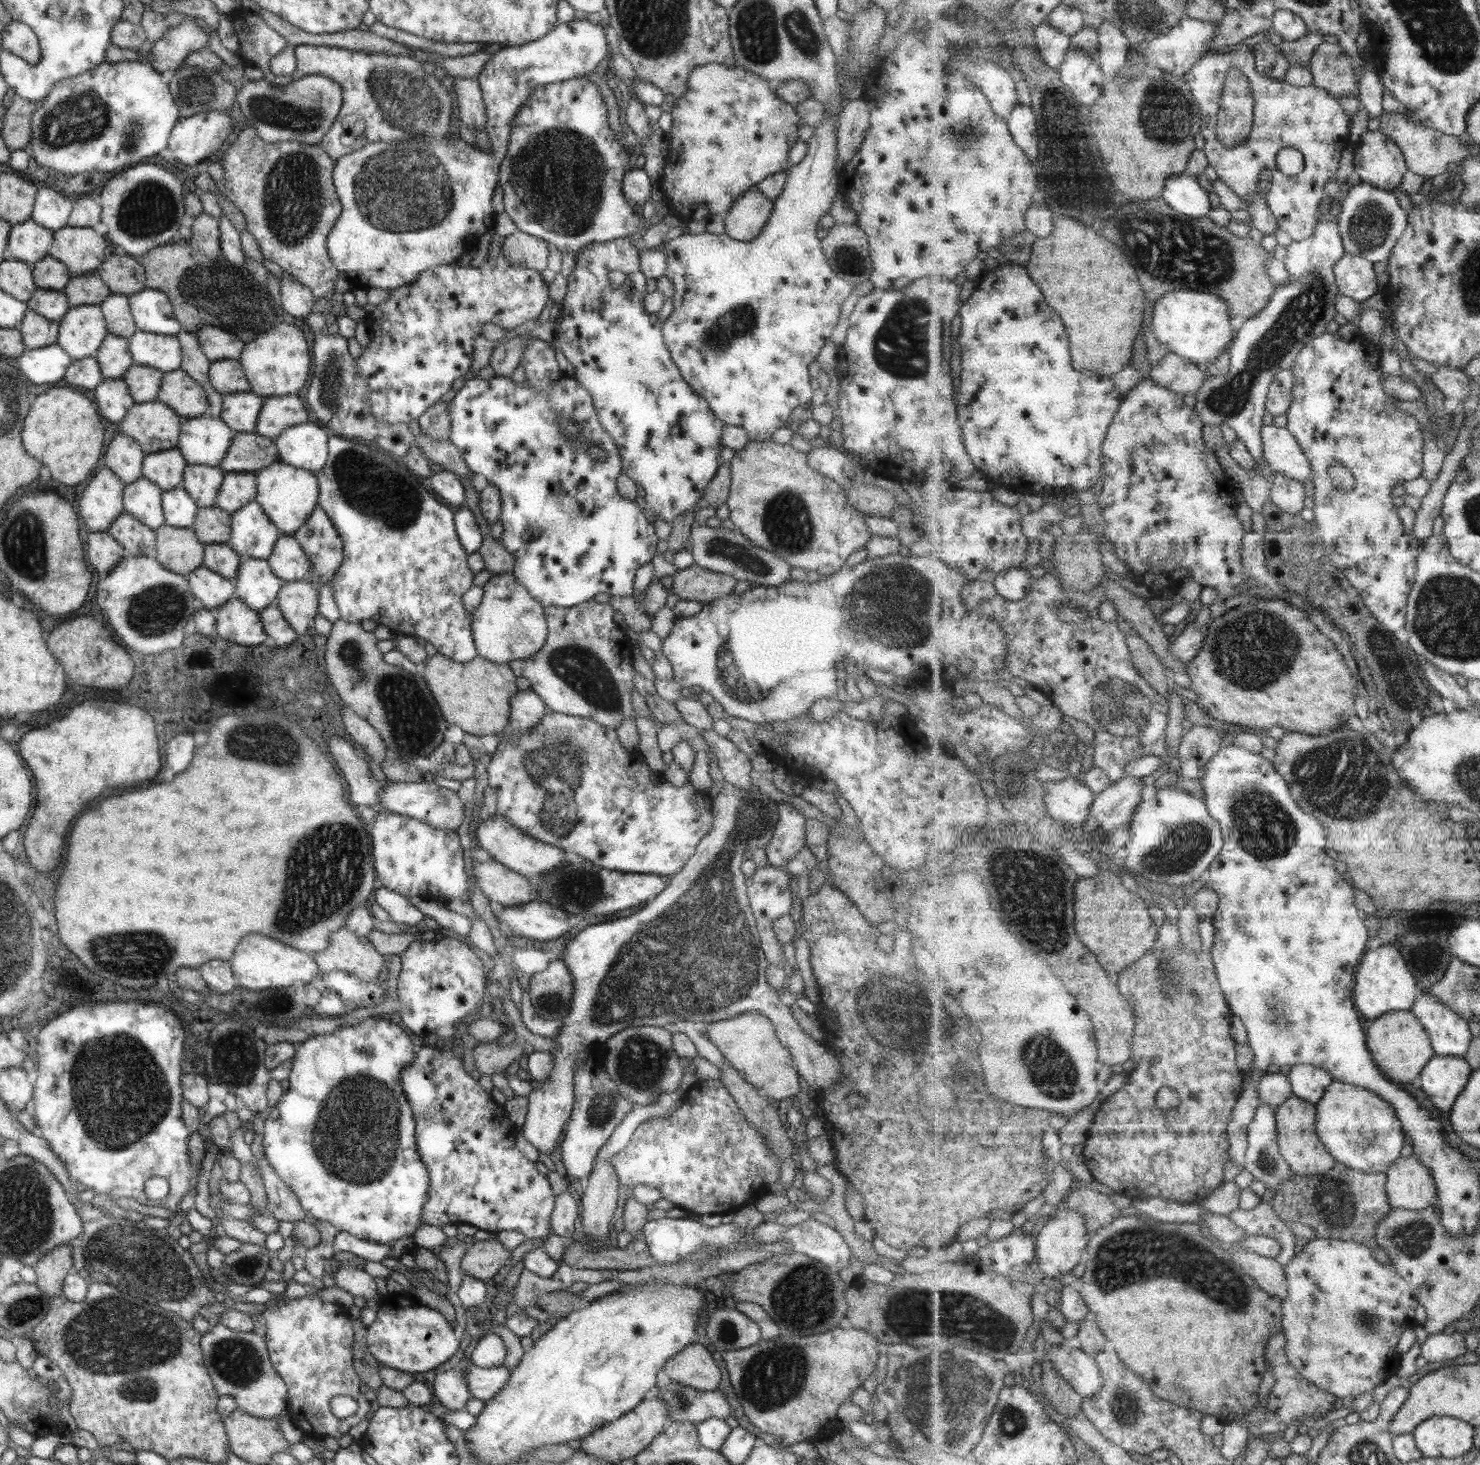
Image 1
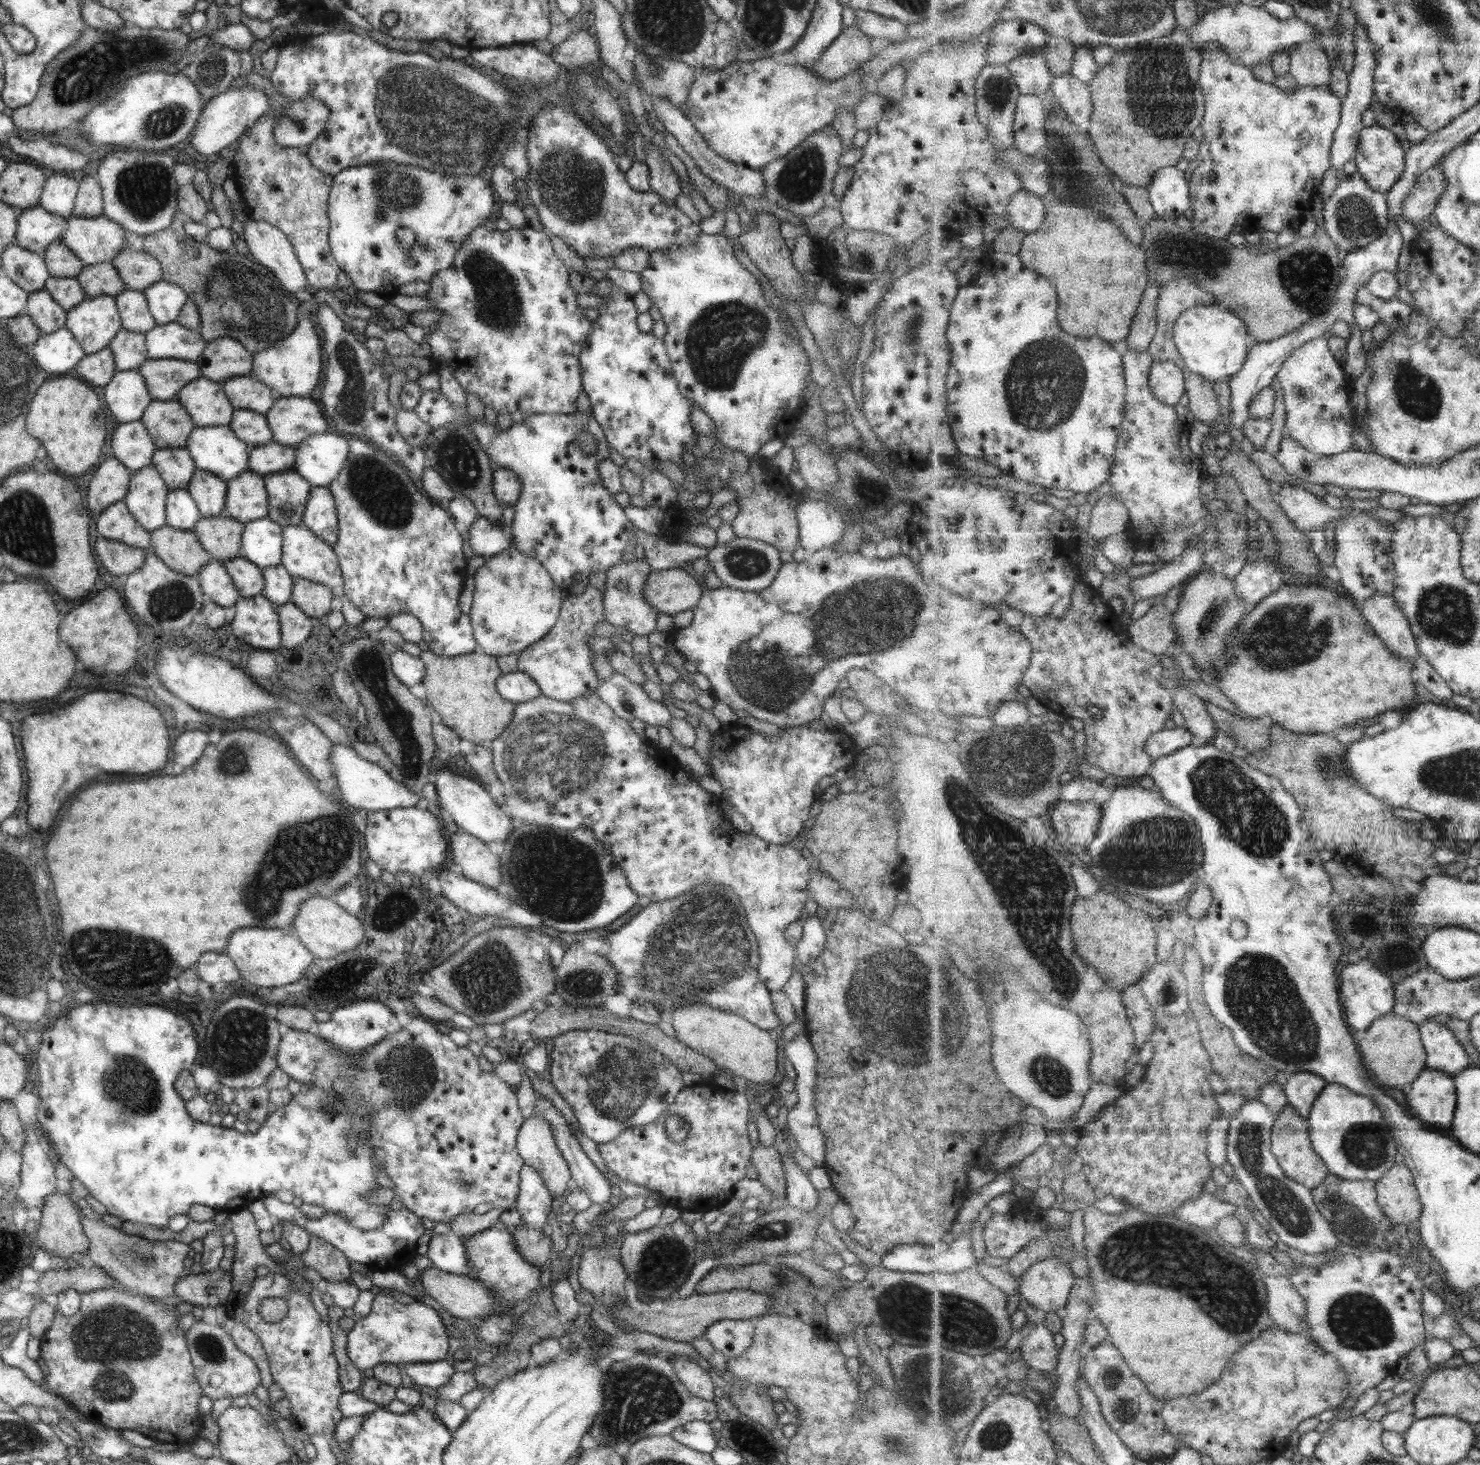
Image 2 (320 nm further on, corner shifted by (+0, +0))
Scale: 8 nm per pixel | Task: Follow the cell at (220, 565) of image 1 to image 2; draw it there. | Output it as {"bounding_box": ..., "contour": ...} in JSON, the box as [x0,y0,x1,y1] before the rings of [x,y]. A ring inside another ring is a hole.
{"bounding_box":[221,557,264,599],"contour":[[[240,557],[225,561],[221,566],[225,568],[226,574],[229,574],[237,589],[238,597],[249,599],[262,594],[264,582],[257,566]]]}

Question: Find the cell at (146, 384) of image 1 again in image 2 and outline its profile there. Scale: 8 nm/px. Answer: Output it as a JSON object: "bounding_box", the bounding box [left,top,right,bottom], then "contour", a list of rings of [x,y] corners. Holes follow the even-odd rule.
{"bounding_box":[137,359,200,401],"contour":[[[147,359],[137,369],[146,382],[149,396],[158,401],[175,400],[182,386],[200,377],[196,361]]]}

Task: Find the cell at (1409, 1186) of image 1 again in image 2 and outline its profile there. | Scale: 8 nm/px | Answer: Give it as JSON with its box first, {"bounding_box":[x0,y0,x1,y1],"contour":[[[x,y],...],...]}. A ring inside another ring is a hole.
{"bounding_box":[1377,1164,1424,1226],"contour":[[[1396,1164],[1377,1181],[1378,1203],[1390,1219],[1401,1225],[1416,1226],[1424,1209],[1413,1171]]]}

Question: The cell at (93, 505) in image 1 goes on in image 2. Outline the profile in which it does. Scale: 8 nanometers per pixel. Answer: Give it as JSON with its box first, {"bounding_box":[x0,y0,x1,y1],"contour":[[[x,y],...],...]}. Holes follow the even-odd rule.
{"bounding_box":[85,457,131,516],"contour":[[[107,457],[95,470],[93,478],[87,486],[89,492],[85,495],[85,503],[89,514],[97,516],[106,506],[123,501],[131,473],[115,457]]]}

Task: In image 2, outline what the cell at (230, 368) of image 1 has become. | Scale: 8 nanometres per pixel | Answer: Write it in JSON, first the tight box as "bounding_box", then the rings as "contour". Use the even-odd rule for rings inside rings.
{"bounding_box":[221,375,277,415],"contour":[[[252,375],[227,378],[221,384],[234,409],[252,410],[264,415],[277,399],[268,386]]]}

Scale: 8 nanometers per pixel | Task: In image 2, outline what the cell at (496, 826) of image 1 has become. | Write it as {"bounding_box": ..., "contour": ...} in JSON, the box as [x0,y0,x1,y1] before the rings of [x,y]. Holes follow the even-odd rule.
{"bounding_box":[432,770,512,842],"contour":[[[439,770],[432,777],[438,806],[441,808],[443,815],[449,820],[453,820],[457,828],[479,841],[499,842],[505,841],[512,827],[512,820],[507,817],[507,811],[502,807],[500,801],[493,801],[489,797],[487,788],[478,780],[469,779],[452,773],[451,770]]]}

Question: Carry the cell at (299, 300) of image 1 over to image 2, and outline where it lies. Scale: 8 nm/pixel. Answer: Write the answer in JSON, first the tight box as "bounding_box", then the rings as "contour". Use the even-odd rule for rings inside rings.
{"bounding_box":[243,210,307,292],"contour":[[[245,210],[243,236],[249,252],[268,268],[287,292],[297,292],[307,284],[301,265],[286,236],[272,224],[258,221]]]}

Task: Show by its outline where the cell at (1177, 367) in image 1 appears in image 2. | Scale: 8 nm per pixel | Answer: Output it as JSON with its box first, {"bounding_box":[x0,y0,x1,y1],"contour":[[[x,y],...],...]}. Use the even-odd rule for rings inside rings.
{"bounding_box":[1150,361,1188,406],"contour":[[[1154,361],[1150,374],[1152,393],[1161,402],[1175,406],[1188,391],[1184,377],[1184,370],[1177,363],[1171,361]]]}

